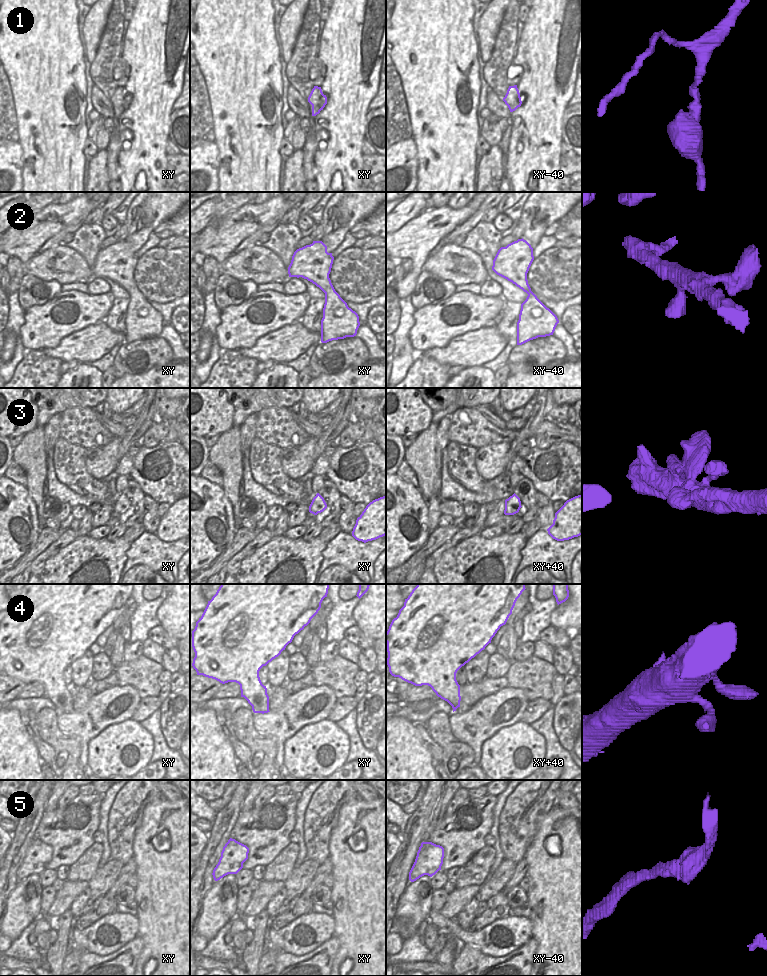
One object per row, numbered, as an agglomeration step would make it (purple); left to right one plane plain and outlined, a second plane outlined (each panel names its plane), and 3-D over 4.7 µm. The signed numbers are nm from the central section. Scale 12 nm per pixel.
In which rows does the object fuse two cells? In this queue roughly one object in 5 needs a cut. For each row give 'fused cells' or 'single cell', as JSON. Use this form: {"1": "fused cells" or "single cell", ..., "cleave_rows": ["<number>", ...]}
{"1": "single cell", "2": "single cell", "3": "single cell", "4": "single cell", "5": "single cell", "cleave_rows": []}

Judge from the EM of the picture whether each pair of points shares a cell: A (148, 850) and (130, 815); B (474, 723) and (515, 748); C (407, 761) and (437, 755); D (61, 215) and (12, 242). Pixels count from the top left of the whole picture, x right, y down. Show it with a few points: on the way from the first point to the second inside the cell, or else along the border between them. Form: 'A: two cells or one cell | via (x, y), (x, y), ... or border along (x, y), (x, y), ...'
A: two cells | border along (146, 805), (141, 823), (135, 831), (132, 850)
B: two cells | border along (514, 722), (490, 736), (482, 744), (480, 754)
C: two cells | border along (419, 736), (435, 761)
D: one cell | via (49, 220), (36, 233), (32, 233), (24, 238)

